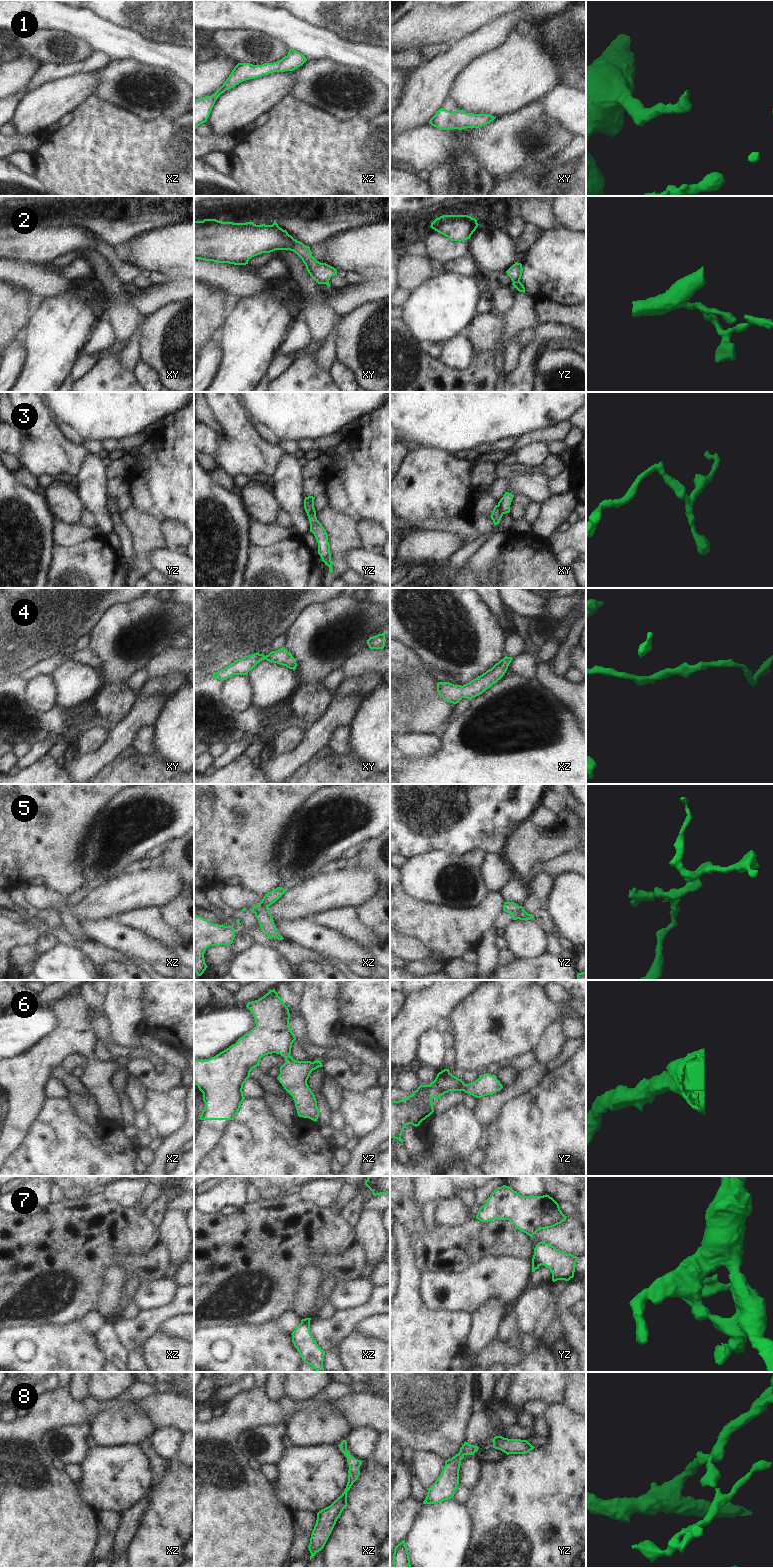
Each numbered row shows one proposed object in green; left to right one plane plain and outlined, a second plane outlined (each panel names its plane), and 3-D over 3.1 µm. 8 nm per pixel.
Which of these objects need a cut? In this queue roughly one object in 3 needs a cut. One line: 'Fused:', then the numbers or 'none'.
Fused: 2, 3, 5, 7

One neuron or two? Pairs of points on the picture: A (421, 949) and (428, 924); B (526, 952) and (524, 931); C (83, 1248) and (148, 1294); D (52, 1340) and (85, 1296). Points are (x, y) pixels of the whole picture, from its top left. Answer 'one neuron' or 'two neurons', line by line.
A: two neurons
B: one neuron
C: two neurons
D: two neurons

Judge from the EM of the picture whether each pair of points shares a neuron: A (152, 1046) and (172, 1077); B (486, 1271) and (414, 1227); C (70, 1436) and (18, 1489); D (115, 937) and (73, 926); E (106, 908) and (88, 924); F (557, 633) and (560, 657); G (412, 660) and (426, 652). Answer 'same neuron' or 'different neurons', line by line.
A: different neurons
B: different neurons
C: different neurons
D: different neurons
E: different neurons
F: different neurons
G: different neurons

